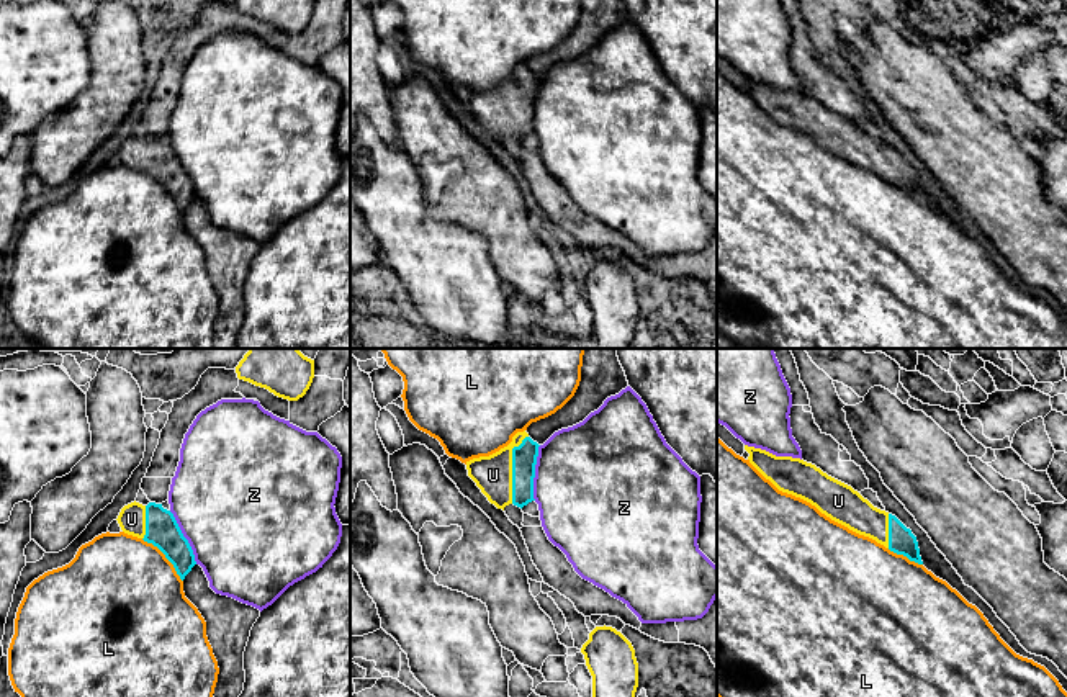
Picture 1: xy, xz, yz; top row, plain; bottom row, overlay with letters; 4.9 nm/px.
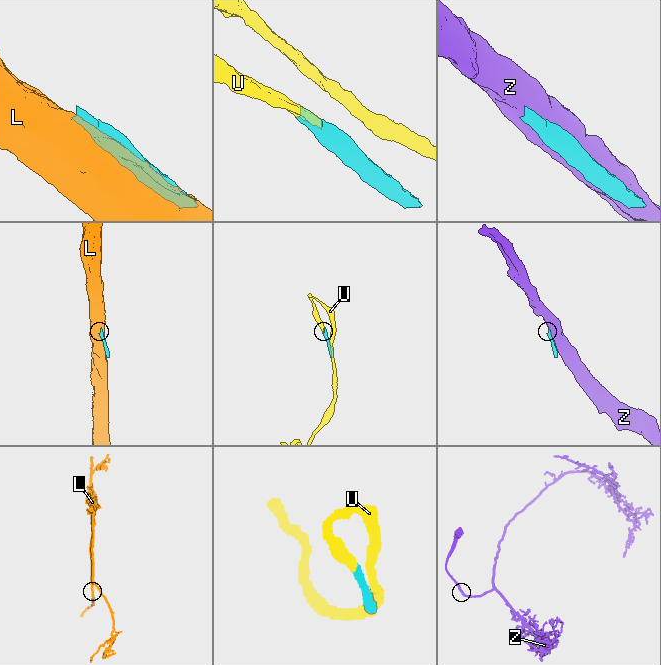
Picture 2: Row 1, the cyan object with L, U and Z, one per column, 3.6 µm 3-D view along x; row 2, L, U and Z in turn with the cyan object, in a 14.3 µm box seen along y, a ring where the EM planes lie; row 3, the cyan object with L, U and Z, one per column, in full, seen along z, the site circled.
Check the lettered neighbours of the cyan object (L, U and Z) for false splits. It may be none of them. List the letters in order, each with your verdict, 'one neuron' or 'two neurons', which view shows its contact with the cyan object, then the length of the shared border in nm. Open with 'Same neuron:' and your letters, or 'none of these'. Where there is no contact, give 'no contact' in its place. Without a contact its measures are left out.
Same neuron: U
L: two neurons | xy | 300 nm
U: one neuron | xz | 340 nm
Z: two neurons | xz | 280 nm

